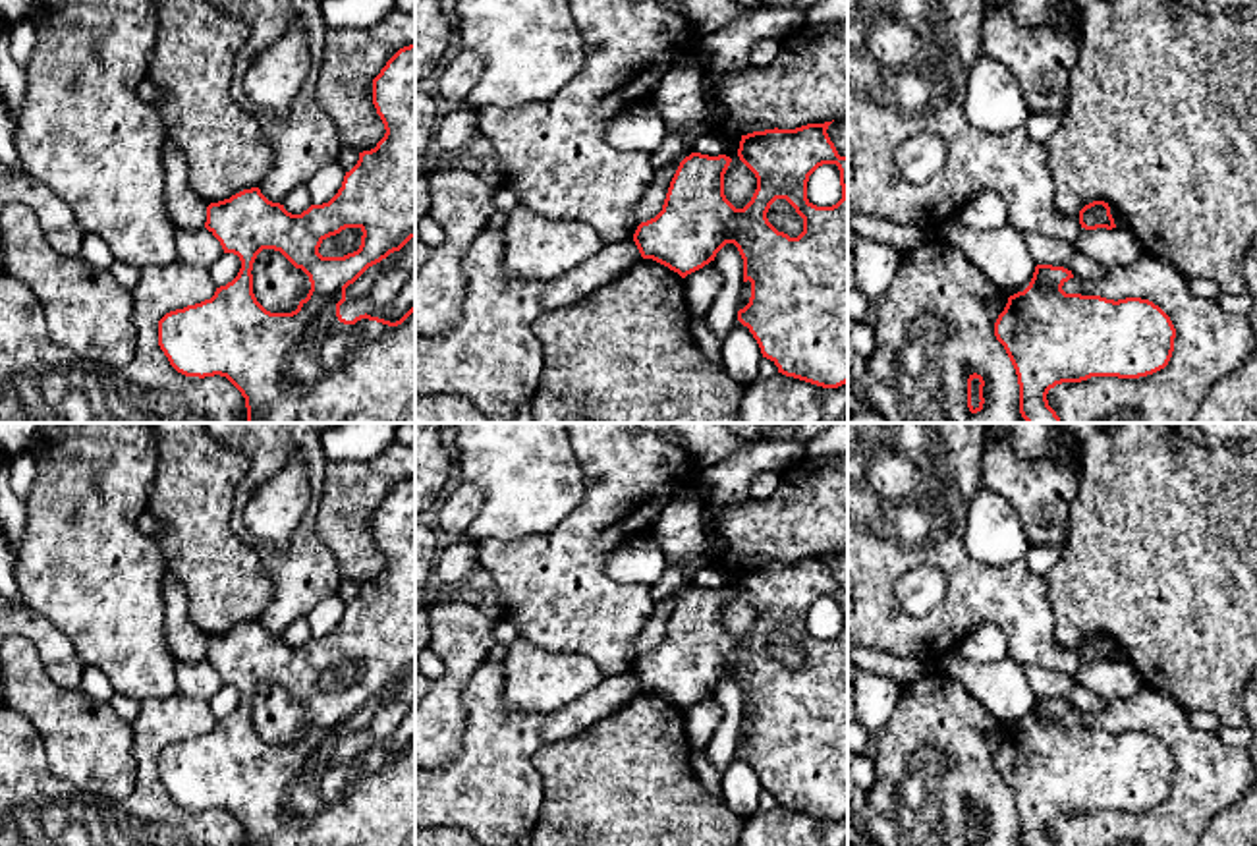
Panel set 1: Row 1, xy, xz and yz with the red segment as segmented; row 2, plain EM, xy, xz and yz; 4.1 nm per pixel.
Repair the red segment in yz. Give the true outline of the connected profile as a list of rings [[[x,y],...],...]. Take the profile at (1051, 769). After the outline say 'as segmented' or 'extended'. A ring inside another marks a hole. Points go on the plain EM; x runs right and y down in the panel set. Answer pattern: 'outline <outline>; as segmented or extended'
outline [[[1037,697],[1029,719],[1008,730],[994,755],[994,769],[1004,778],[1020,817],[1020,846],[1056,846],[1047,832],[1062,815],[1091,809],[1139,811],[1164,802],[1174,784],[1176,761],[1153,734],[1141,730],[1106,732],[1066,726],[1062,719],[1072,703]]]; as segmented

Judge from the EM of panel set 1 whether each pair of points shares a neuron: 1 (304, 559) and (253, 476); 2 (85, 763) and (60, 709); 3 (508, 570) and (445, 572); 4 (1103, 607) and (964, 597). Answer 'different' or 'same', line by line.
1: same
2: same
3: different
4: different

